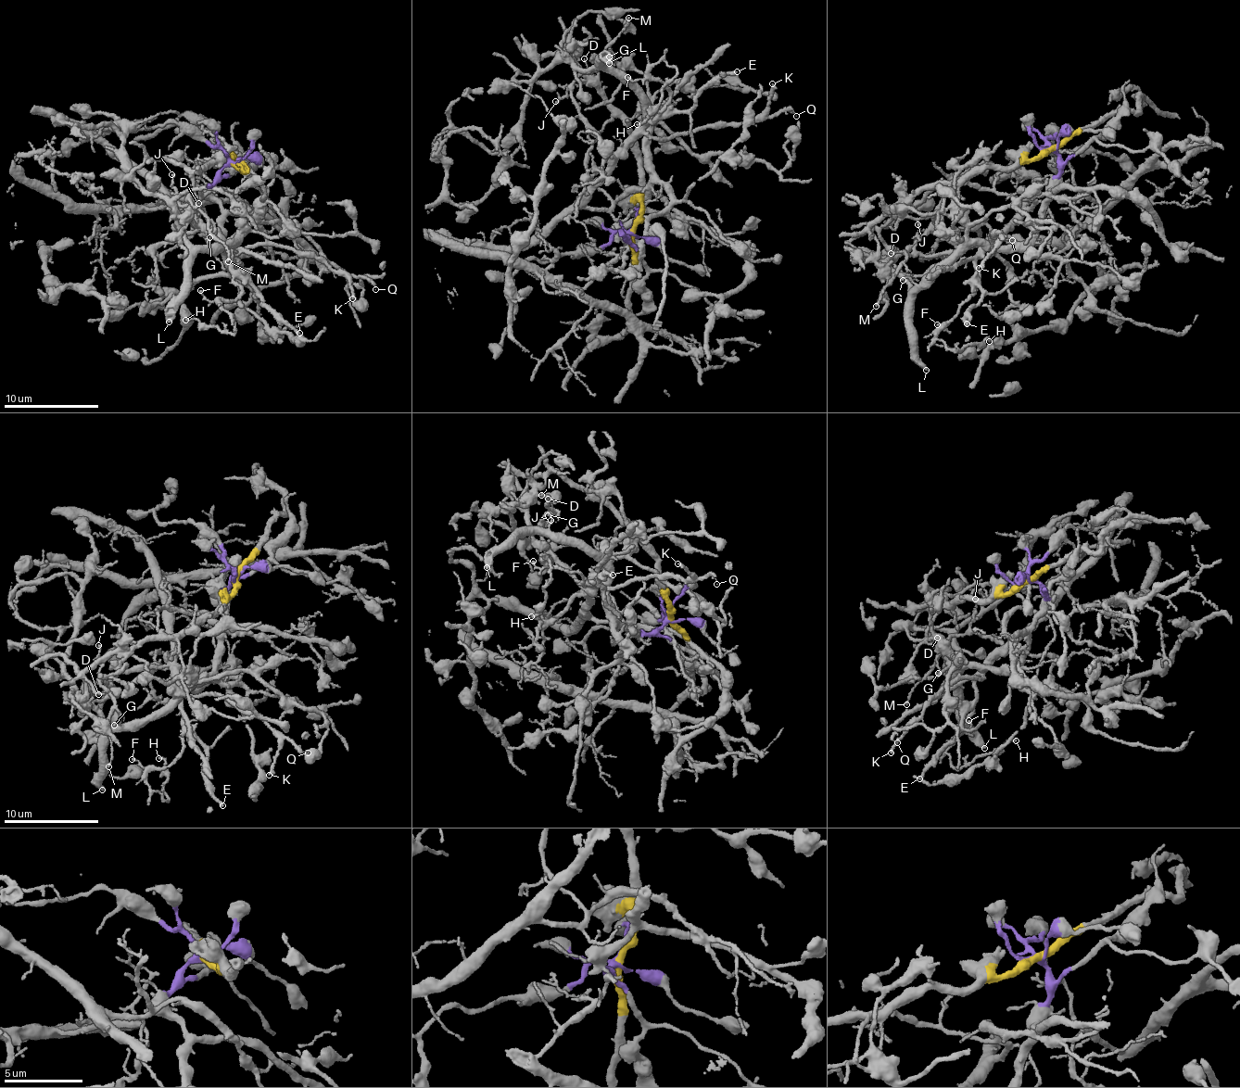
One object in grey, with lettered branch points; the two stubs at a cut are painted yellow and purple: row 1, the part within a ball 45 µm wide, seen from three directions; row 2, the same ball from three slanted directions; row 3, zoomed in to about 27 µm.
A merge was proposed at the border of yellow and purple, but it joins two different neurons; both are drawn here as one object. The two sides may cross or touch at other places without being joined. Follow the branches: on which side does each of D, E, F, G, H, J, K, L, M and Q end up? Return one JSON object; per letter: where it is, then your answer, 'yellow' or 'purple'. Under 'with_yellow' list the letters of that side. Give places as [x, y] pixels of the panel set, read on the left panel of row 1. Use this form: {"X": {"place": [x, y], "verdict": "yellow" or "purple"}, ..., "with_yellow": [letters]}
{"D": {"place": [198, 203], "verdict": "purple"}, "E": {"place": [299, 333], "verdict": "purple"}, "F": {"place": [200, 290], "verdict": "purple"}, "G": {"place": [209, 237], "verdict": "purple"}, "H": {"place": [185, 320], "verdict": "purple"}, "J": {"place": [171, 174], "verdict": "purple"}, "K": {"place": [352, 298], "verdict": "purple"}, "L": {"place": [169, 322], "verdict": "purple"}, "M": {"place": [228, 261], "verdict": "purple"}, "Q": {"place": [375, 289], "verdict": "purple"}, "with_yellow": []}

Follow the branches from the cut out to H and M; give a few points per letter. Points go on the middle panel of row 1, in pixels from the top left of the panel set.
H: (632, 229), (626, 237), (649, 198), (643, 127), (668, 105), (650, 69), (663, 60), (676, 76), (636, 124)
M: (632, 229), (626, 237), (649, 198), (645, 145), (633, 136), (613, 152), (572, 96), (627, 18)

